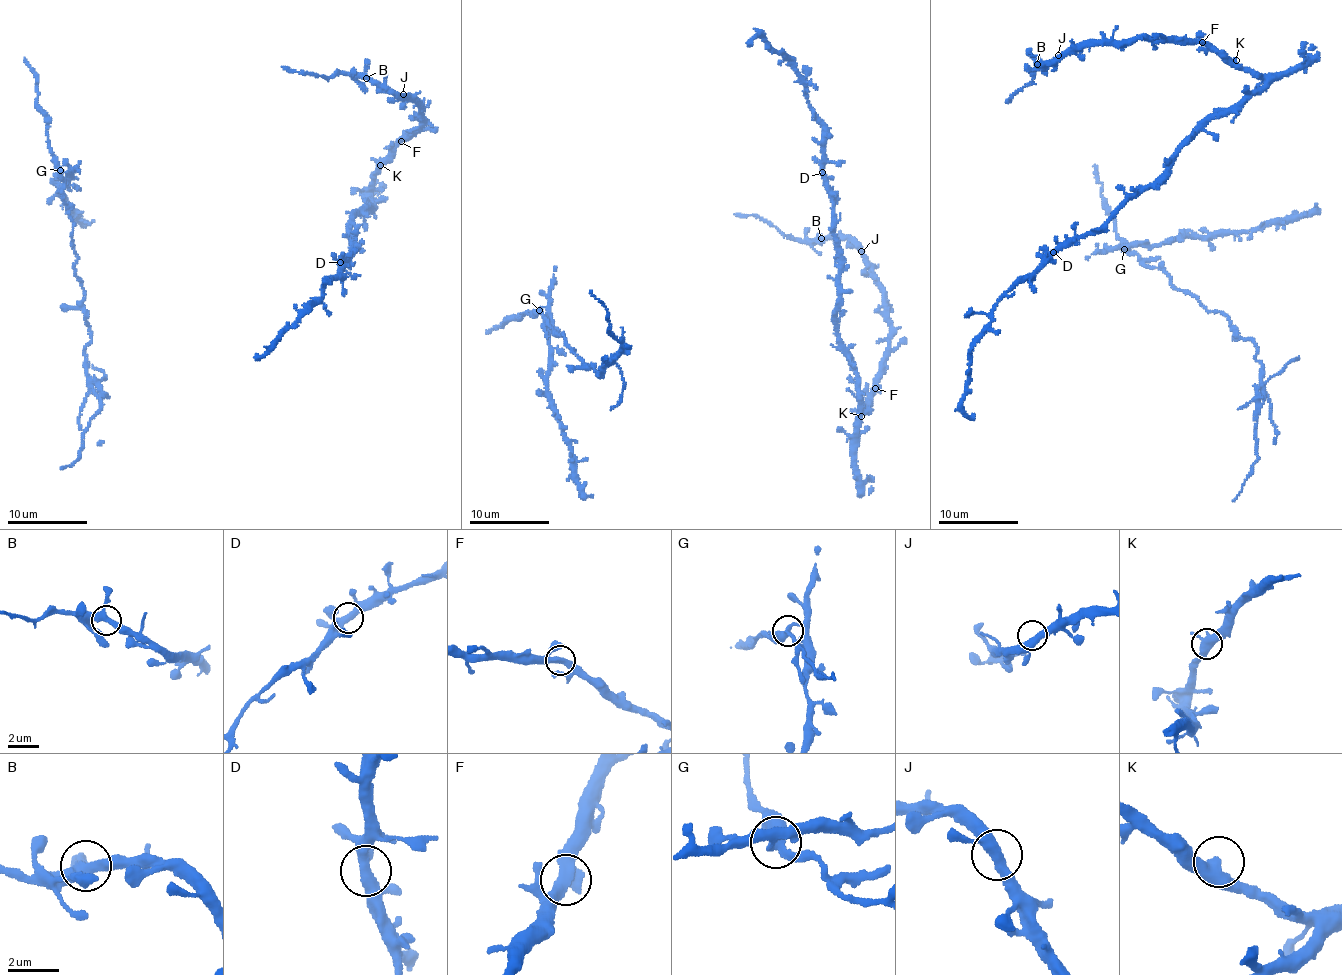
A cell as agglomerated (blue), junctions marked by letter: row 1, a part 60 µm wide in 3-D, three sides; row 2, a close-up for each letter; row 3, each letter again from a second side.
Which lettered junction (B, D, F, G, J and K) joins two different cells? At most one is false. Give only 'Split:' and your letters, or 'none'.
Split: G

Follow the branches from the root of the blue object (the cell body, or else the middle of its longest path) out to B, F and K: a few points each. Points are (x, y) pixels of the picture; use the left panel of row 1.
B: (401, 98), (385, 85), (374, 85), (366, 78)
F: (401, 98), (416, 103), (420, 109), (418, 119), (423, 120), (419, 131), (401, 141)
K: (401, 98), (412, 100), (420, 109), (418, 119), (423, 120), (419, 131), (403, 139), (380, 165)

